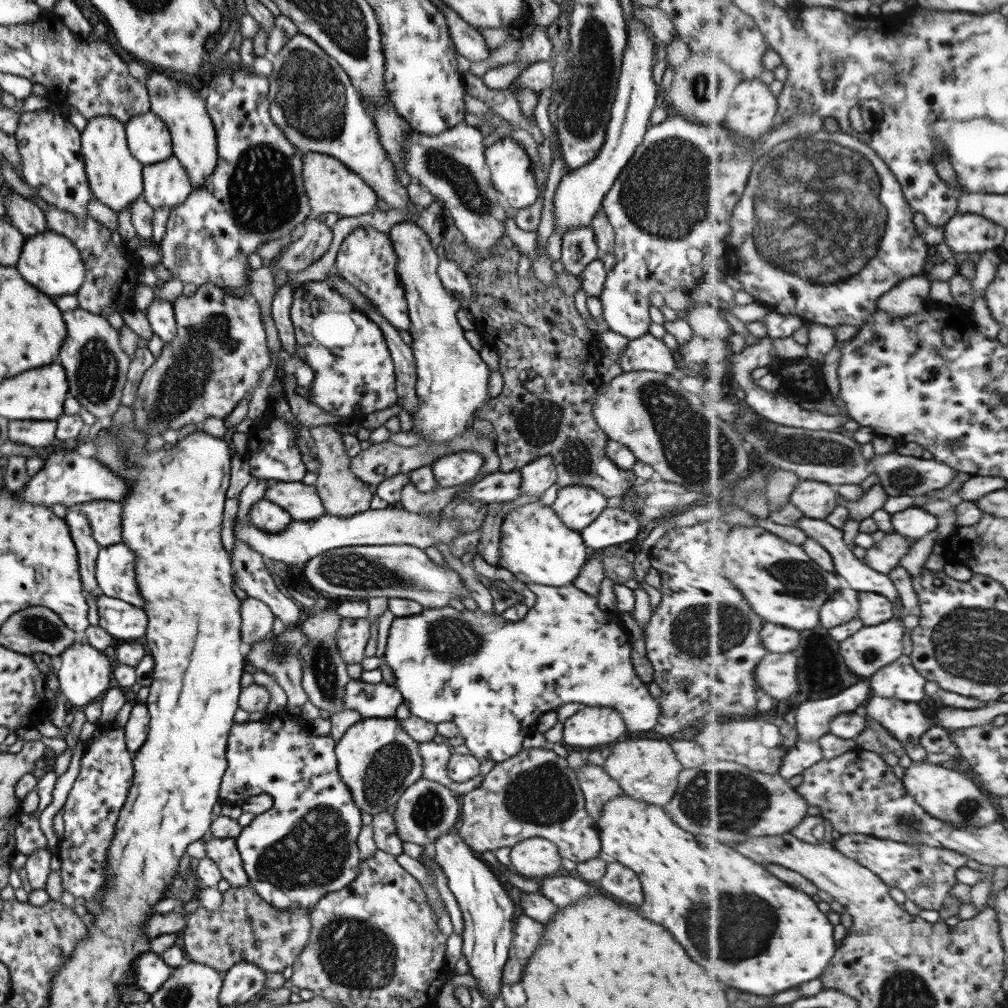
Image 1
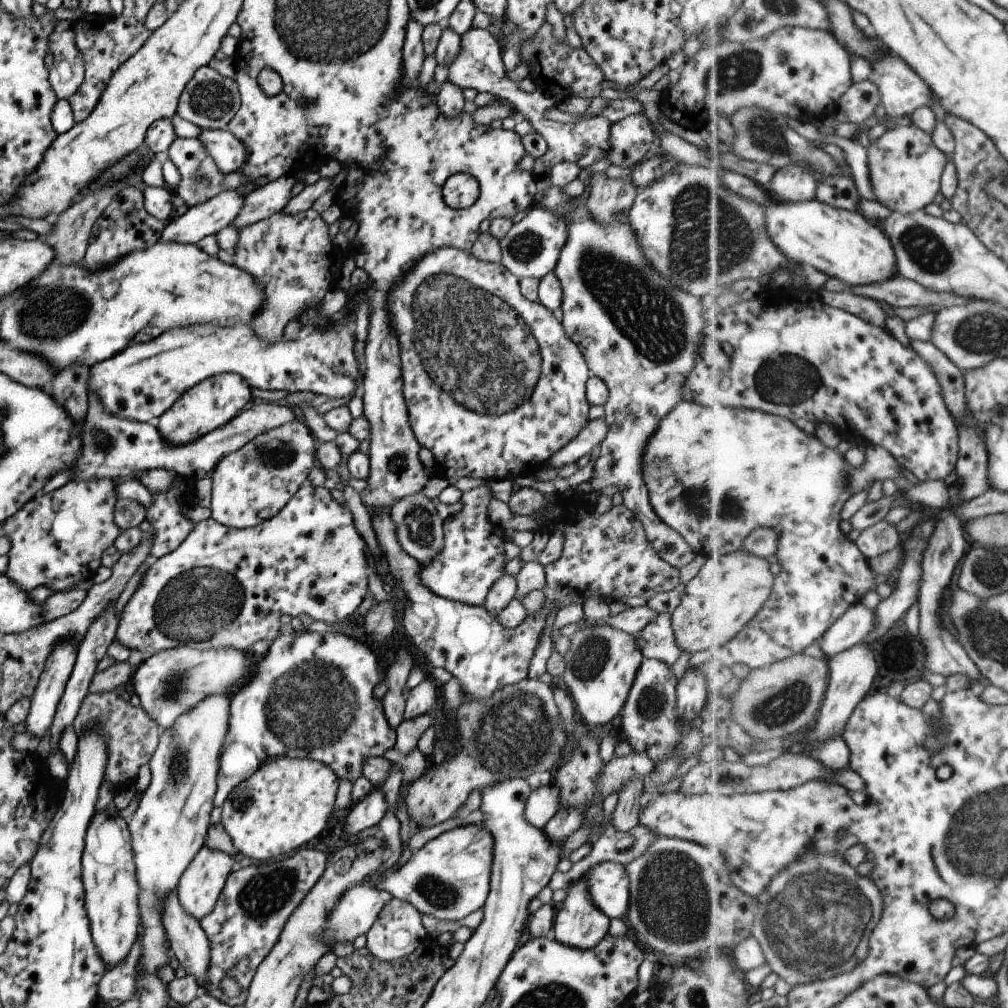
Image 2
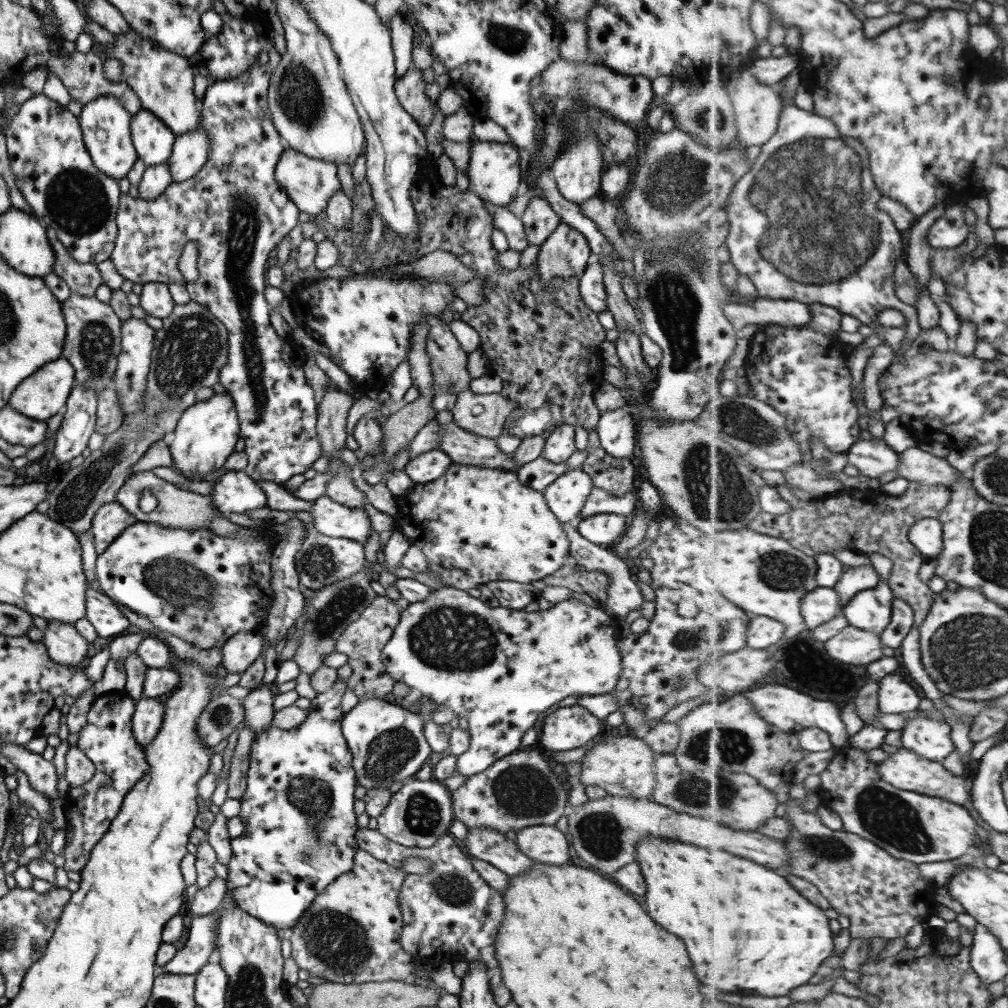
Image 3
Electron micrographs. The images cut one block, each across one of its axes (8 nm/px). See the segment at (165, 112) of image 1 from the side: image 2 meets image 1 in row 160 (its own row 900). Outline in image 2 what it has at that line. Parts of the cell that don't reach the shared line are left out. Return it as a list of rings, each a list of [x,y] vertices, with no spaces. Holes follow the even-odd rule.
[[[204,844],[197,850],[195,856],[181,873],[175,888],[179,904],[188,915],[193,916],[195,920],[199,920],[213,910],[227,876],[234,869],[235,860],[236,858],[231,855],[220,850],[207,848]]]

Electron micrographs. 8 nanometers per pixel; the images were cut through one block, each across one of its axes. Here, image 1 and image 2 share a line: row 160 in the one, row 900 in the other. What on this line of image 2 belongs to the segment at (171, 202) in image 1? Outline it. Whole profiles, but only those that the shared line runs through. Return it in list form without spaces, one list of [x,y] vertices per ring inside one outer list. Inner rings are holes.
[[[175,889],[170,890],[162,902],[160,919],[164,926],[166,942],[169,946],[169,952],[174,964],[181,966],[182,972],[194,976],[200,986],[200,992],[202,992],[202,986],[205,984],[205,975],[209,966],[210,953],[209,943],[207,938],[205,938],[205,933],[200,927],[199,921],[195,920],[193,916],[188,915],[185,910],[183,910],[183,907],[179,904],[178,898],[176,897]]]

